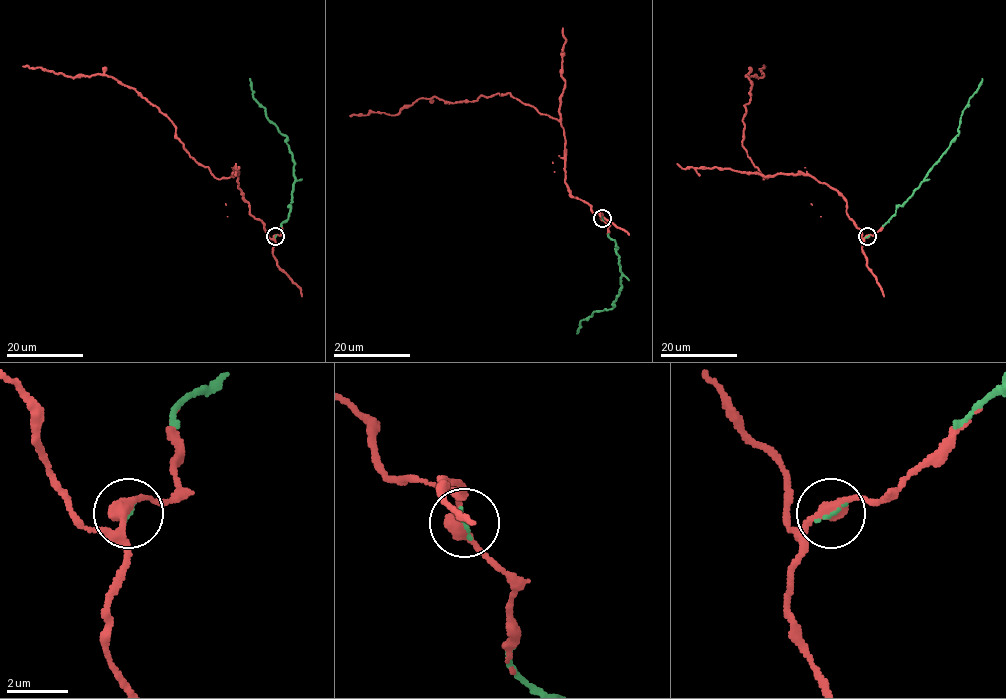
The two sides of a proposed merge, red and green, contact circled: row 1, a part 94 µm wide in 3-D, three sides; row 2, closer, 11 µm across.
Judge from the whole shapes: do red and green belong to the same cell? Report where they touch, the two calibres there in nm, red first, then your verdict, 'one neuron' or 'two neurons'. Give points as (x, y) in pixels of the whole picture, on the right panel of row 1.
place (867, 236); calibres 400 and 90 nm; one neuron

